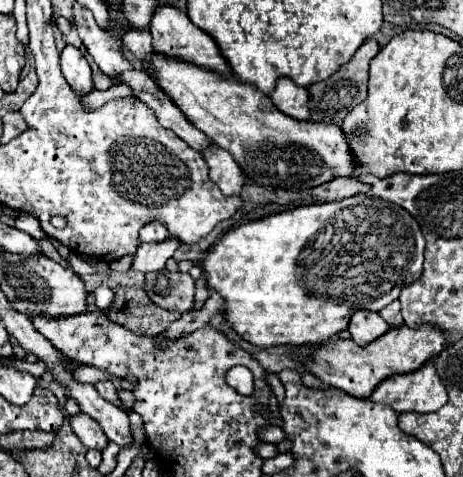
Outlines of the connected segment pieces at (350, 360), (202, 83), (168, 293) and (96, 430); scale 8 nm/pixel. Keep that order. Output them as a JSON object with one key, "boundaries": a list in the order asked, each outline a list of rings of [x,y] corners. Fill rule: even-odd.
{"boundaries":[[[[400,324],[396,328],[390,328],[380,340],[374,340],[366,348],[356,346],[352,340],[330,340],[328,344],[322,344],[316,348],[314,356],[302,356],[302,364],[306,370],[310,370],[314,376],[318,376],[322,382],[340,388],[354,398],[370,398],[370,392],[374,388],[396,374],[408,374],[416,372],[422,364],[438,356],[446,346],[446,334],[436,324],[420,324],[420,326],[408,326]]],[[[152,52],[148,64],[156,86],[182,110],[188,122],[200,128],[214,144],[228,150],[252,182],[302,192],[338,176],[352,176],[356,164],[336,124],[292,120],[252,84],[238,82],[236,76],[224,76],[180,58]]],[[[146,272],[144,290],[154,304],[164,310],[190,312],[194,304],[194,280],[182,272]]],[[[78,414],[72,416],[70,420],[72,430],[76,432],[76,436],[82,440],[82,444],[86,448],[96,448],[96,450],[104,450],[108,446],[108,438],[102,432],[100,424],[96,420],[92,420],[88,414]]]]}

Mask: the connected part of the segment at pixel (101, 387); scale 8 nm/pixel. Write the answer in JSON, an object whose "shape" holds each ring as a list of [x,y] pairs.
{"shape":[[[104,380],[104,382],[96,382],[94,388],[98,390],[98,394],[104,398],[104,400],[116,400],[116,394],[118,390],[110,384],[110,380]]]}

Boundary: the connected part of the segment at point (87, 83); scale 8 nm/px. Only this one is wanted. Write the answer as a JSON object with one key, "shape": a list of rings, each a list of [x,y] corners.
{"shape":[[[66,46],[60,54],[60,64],[62,64],[62,72],[64,78],[68,80],[70,88],[78,94],[78,96],[86,96],[94,90],[94,80],[92,80],[92,68],[86,60],[86,56],[74,48],[74,46]]]}

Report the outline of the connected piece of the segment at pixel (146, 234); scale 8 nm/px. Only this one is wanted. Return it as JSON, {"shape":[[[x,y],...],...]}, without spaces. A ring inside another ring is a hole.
{"shape":[[[152,220],[152,222],[144,224],[142,230],[140,230],[140,240],[142,242],[160,242],[160,240],[166,240],[166,238],[168,238],[168,230],[158,220]]]}

